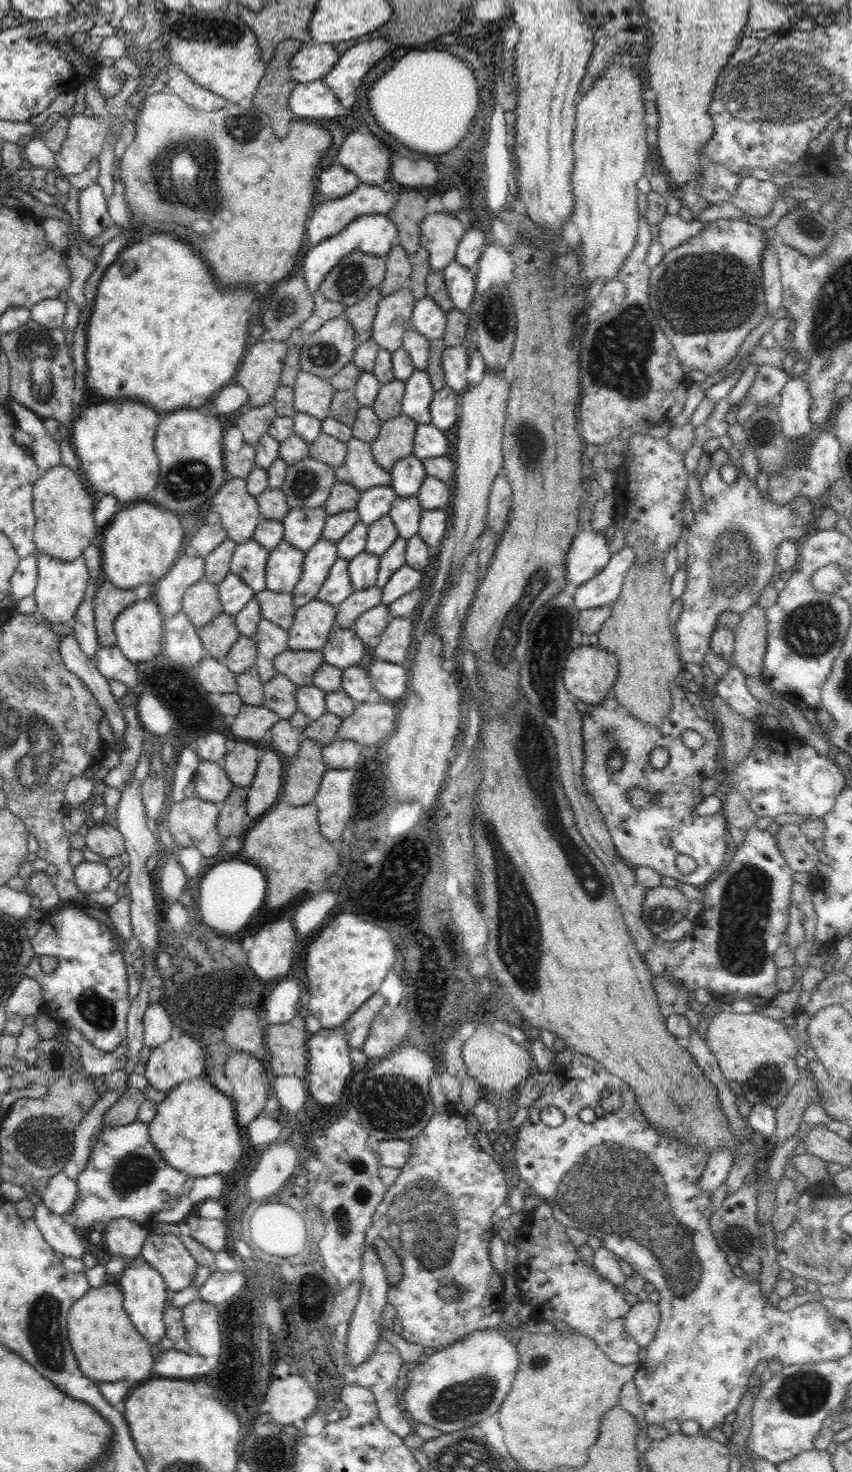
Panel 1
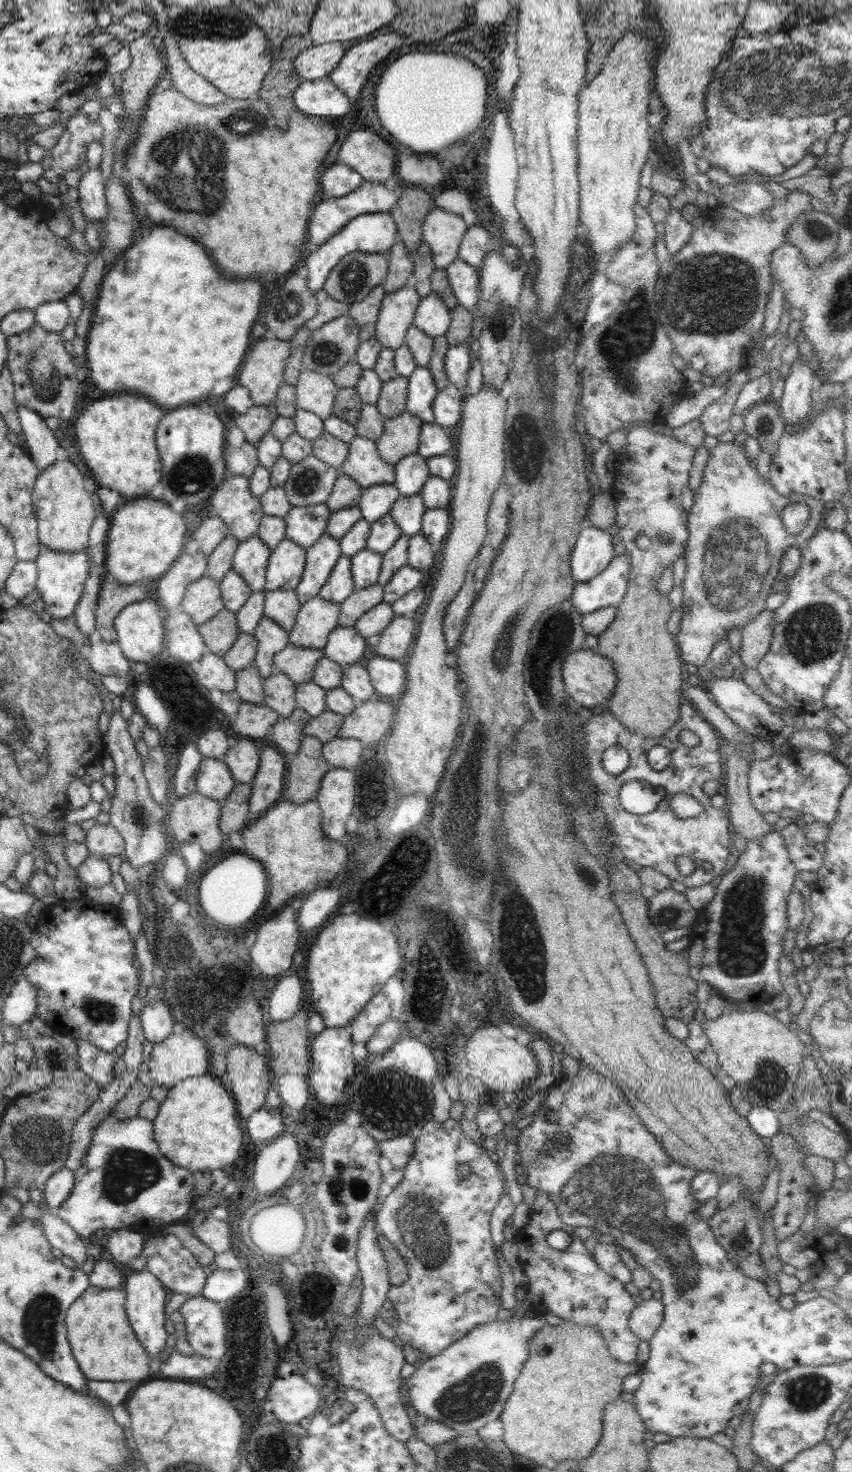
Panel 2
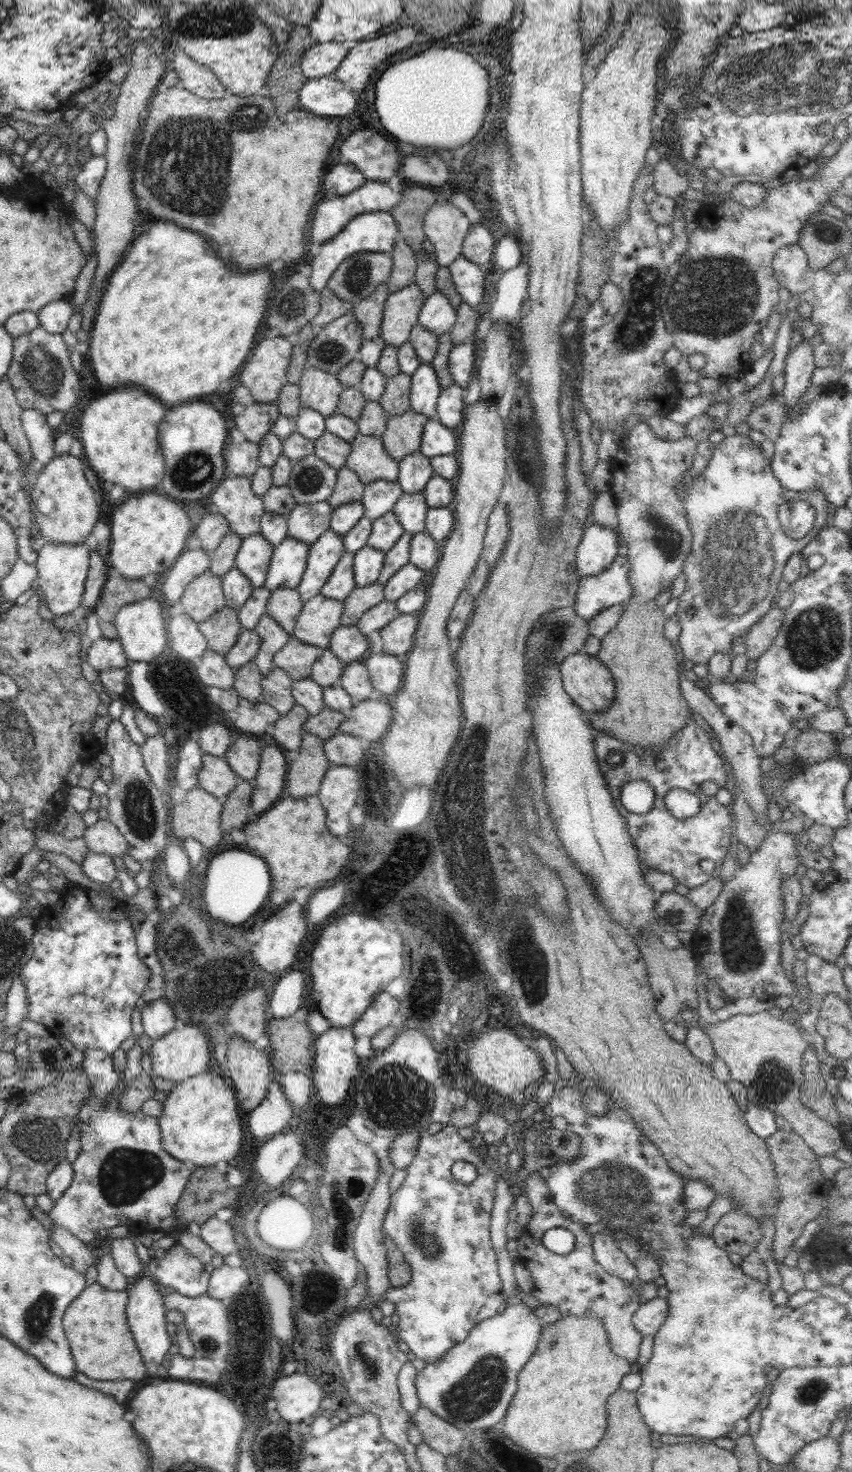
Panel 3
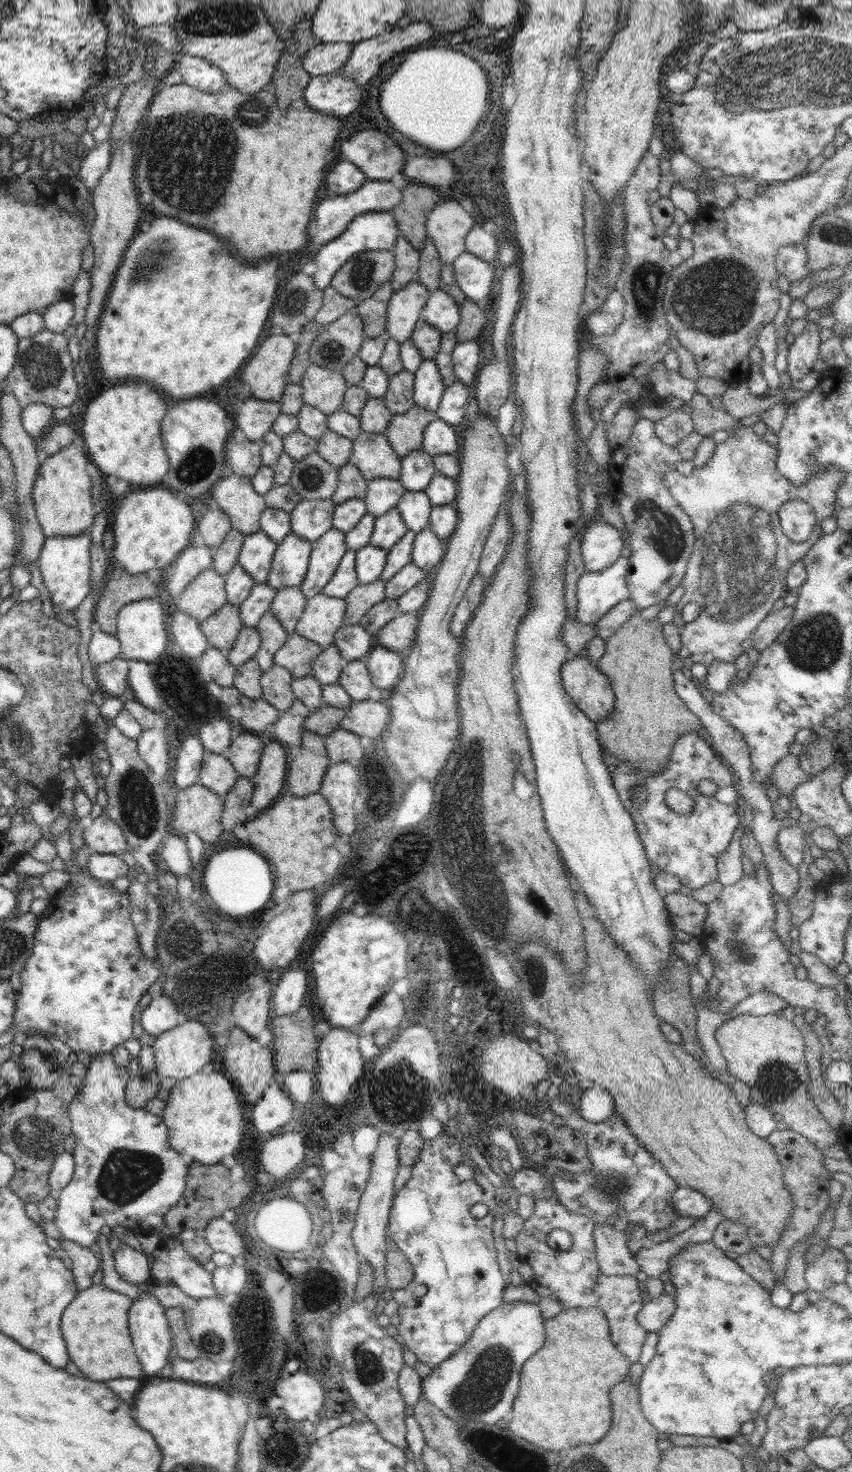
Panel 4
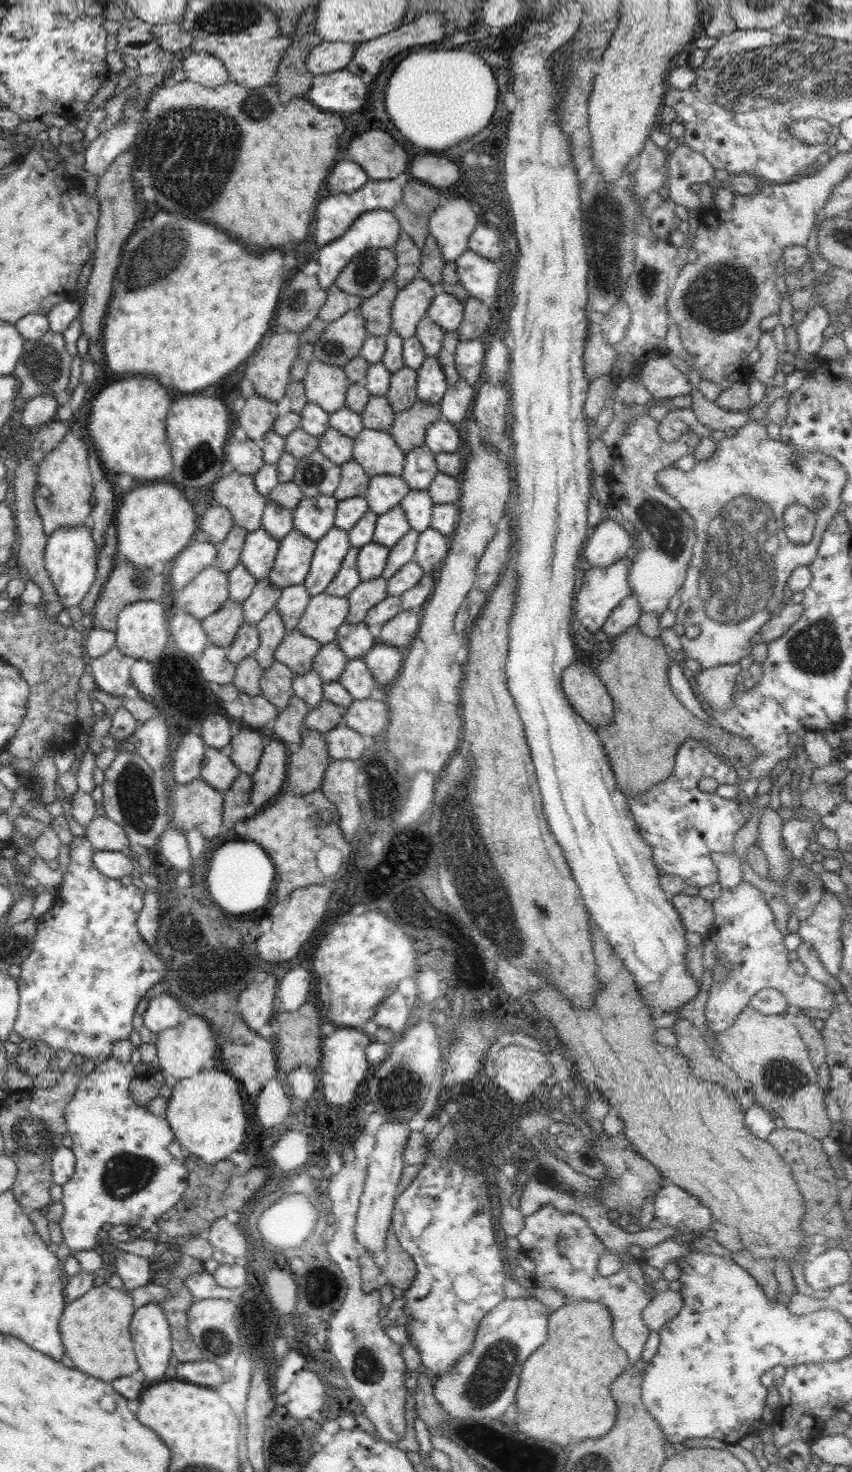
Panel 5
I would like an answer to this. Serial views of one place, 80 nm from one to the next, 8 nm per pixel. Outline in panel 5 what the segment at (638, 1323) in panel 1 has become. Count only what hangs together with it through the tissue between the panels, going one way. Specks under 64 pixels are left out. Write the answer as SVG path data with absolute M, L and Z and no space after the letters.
M669 1289L666 1292L653 1293L653 1299L642 1312L642 1321L650 1332L658 1332L678 1316L683 1304L680 1292L672 1292Z

